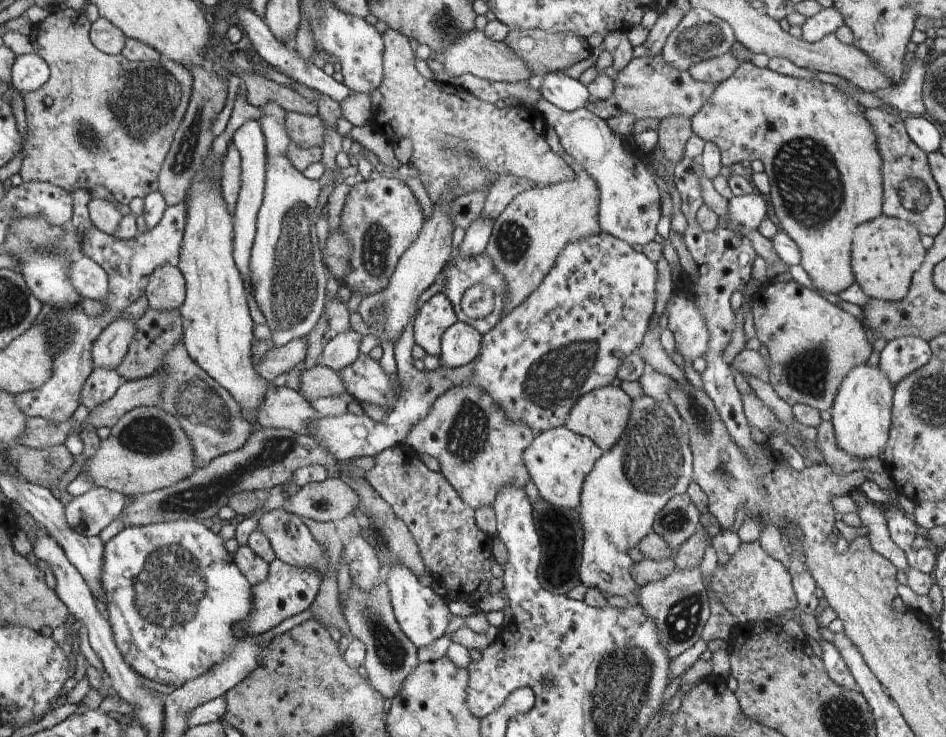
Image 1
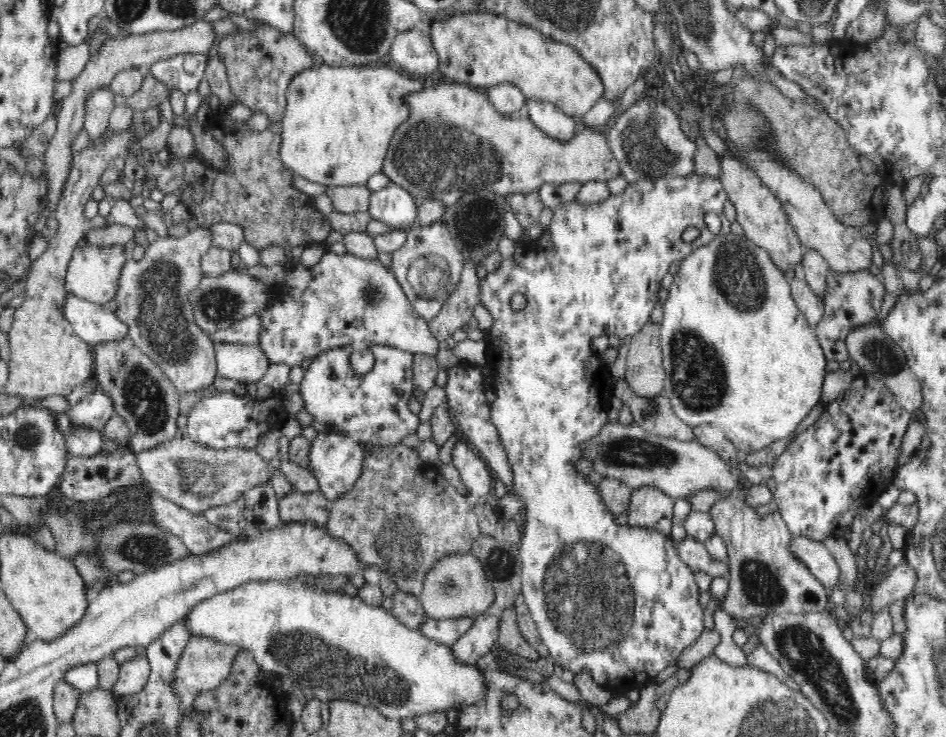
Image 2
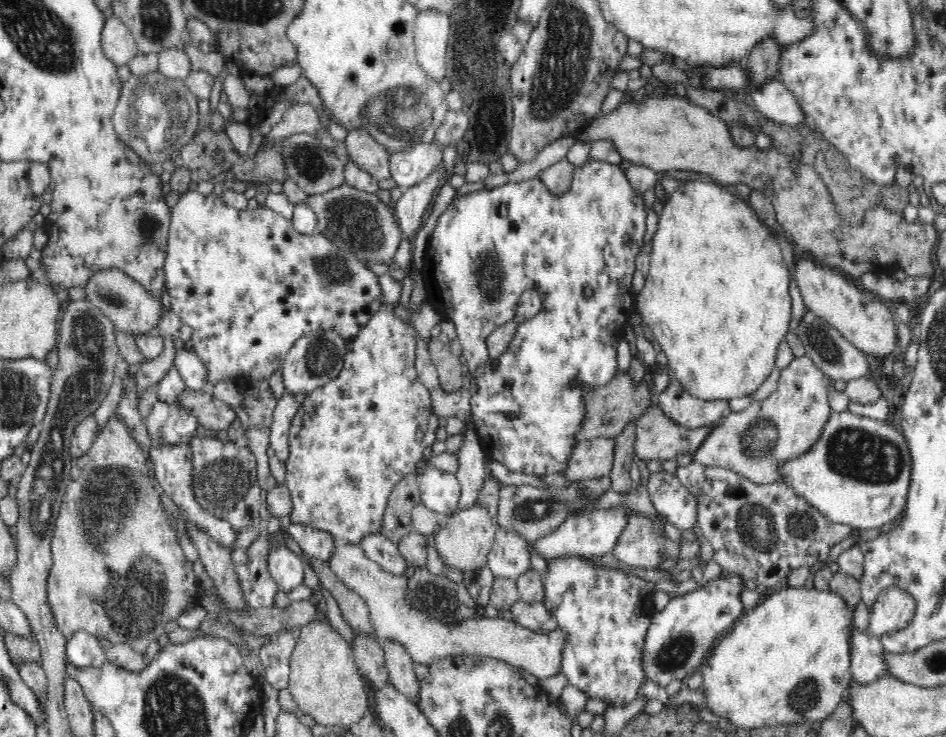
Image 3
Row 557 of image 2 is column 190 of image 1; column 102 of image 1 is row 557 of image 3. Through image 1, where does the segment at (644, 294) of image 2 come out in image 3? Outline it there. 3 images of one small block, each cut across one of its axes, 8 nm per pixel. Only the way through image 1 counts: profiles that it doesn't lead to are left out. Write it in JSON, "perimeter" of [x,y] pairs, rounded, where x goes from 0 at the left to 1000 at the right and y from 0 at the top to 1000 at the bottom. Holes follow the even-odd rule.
{"perimeter":[[[611,753],[578,760],[574,788],[577,809],[574,820],[586,834],[589,848],[600,859],[600,874],[596,879],[593,901],[593,912],[598,916],[600,927],[624,947],[640,950],[649,959],[664,958],[673,947],[682,920],[675,906],[675,893],[681,882],[681,866],[687,849],[687,839],[693,832],[690,822],[691,795],[691,790],[662,779],[651,771],[634,769],[626,758]]]}

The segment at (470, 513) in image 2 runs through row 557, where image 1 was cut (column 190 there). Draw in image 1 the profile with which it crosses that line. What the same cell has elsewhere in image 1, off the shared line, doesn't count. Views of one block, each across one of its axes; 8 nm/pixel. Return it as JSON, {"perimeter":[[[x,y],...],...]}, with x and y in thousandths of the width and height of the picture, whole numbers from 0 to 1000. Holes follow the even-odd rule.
{"perimeter":[[[193,464],[186,467],[184,475],[173,483],[173,497],[168,505],[171,535],[166,551],[189,569],[206,608],[208,635],[219,632],[237,615],[256,608],[264,597],[266,578],[258,569],[253,547],[243,531],[203,488]]]}

